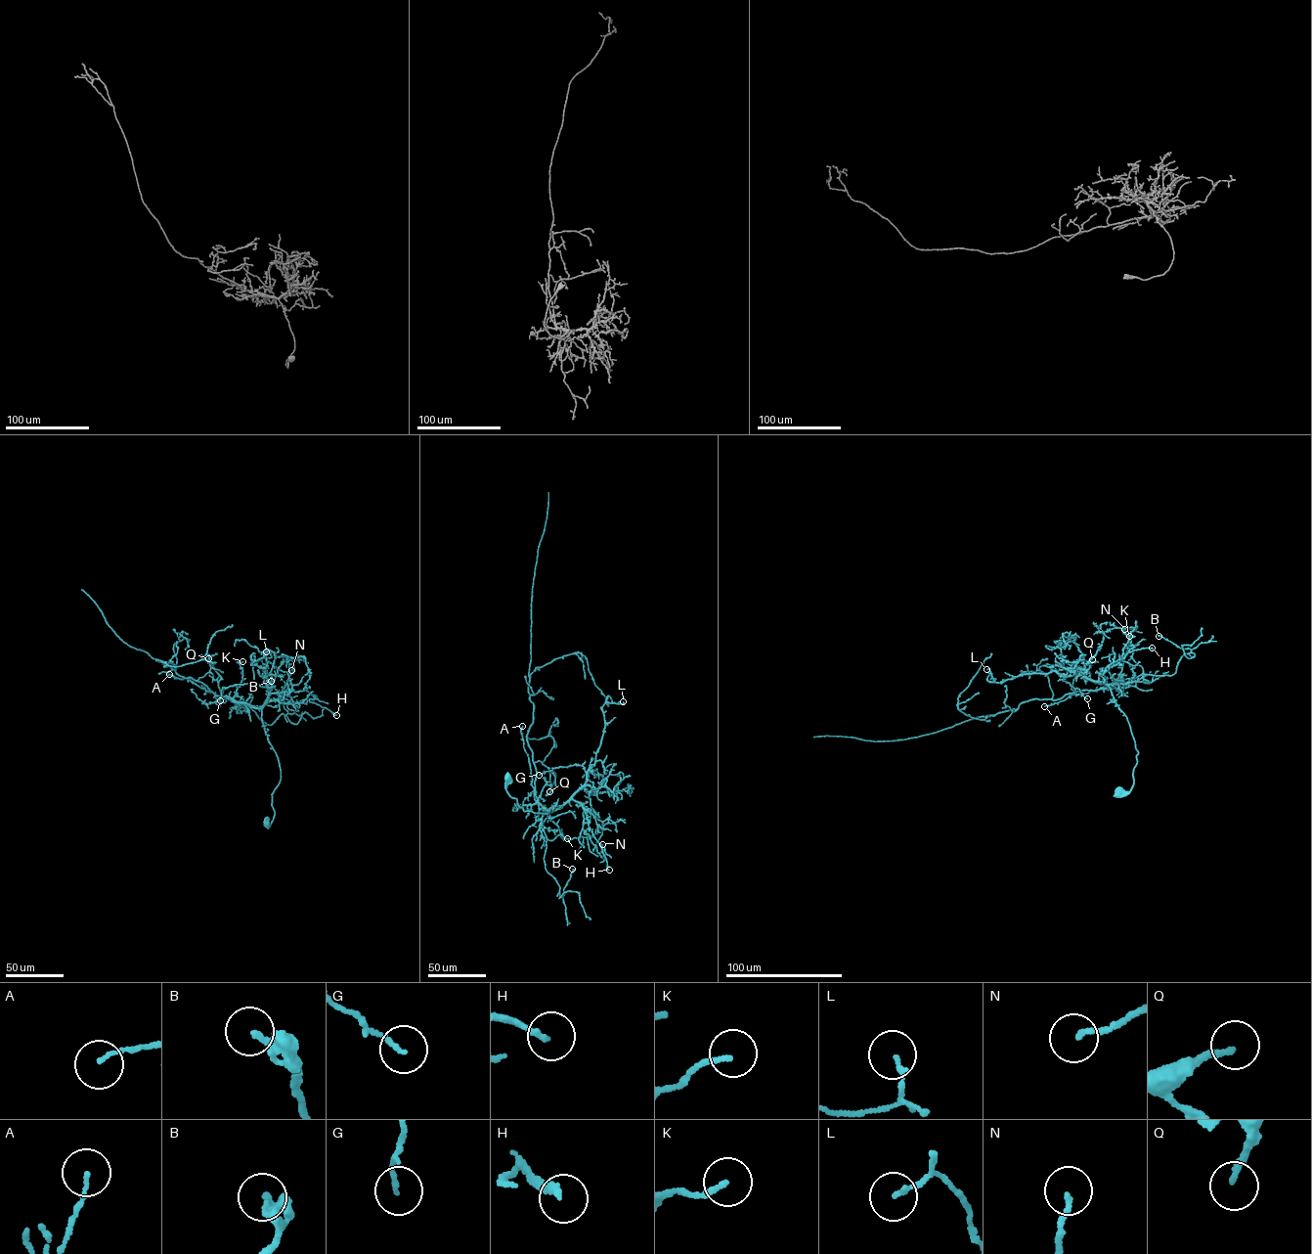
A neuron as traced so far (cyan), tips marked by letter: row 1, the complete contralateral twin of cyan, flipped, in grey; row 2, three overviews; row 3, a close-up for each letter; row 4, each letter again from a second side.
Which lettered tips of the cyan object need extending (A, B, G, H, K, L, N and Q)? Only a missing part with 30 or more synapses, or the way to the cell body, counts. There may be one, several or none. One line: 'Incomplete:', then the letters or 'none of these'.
Incomplete: none of these

